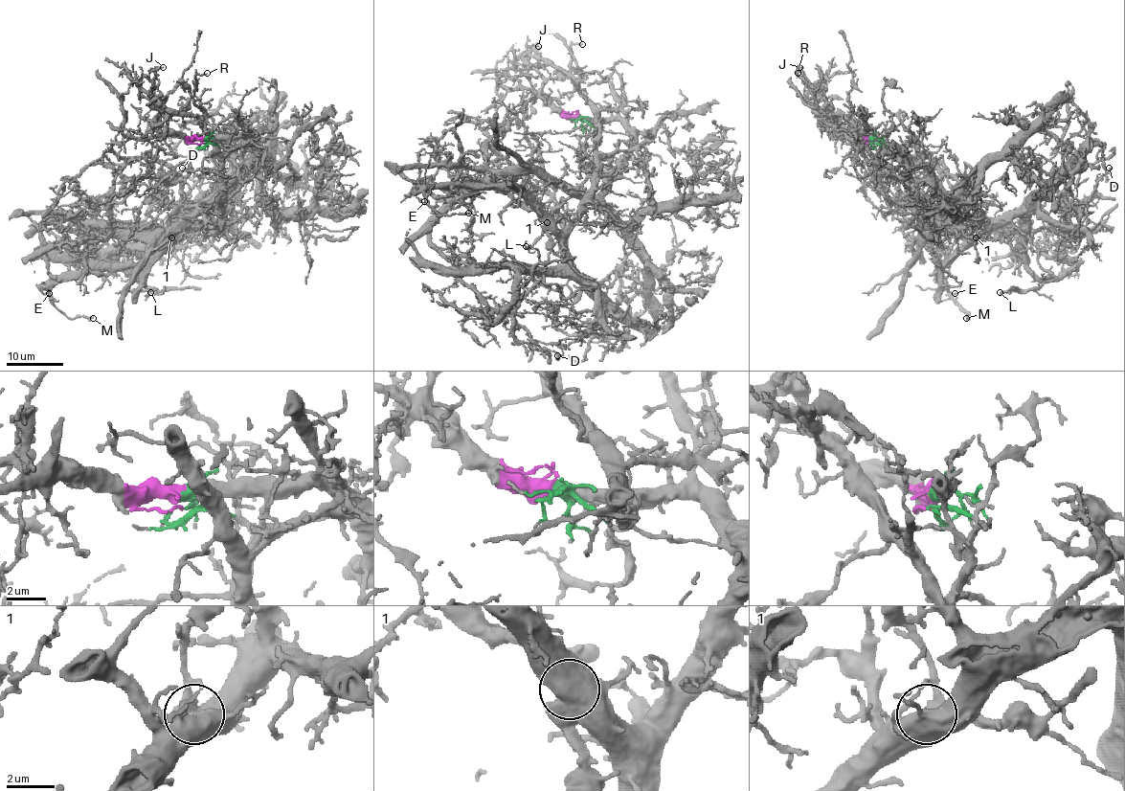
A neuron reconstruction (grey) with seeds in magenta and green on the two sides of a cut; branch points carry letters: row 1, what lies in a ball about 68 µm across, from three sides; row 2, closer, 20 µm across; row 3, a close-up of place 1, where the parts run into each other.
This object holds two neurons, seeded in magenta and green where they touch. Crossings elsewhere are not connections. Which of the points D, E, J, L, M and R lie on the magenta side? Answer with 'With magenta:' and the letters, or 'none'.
With magenta: J, R

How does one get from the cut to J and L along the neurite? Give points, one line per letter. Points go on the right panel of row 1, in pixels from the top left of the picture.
J: (870, 138), (852, 135), (816, 103), (811, 82), (799, 66)
L: (870, 138), (882, 149), (879, 185), (932, 223), (970, 229), (1022, 220), (1022, 253), (1042, 282), (1000, 292)

